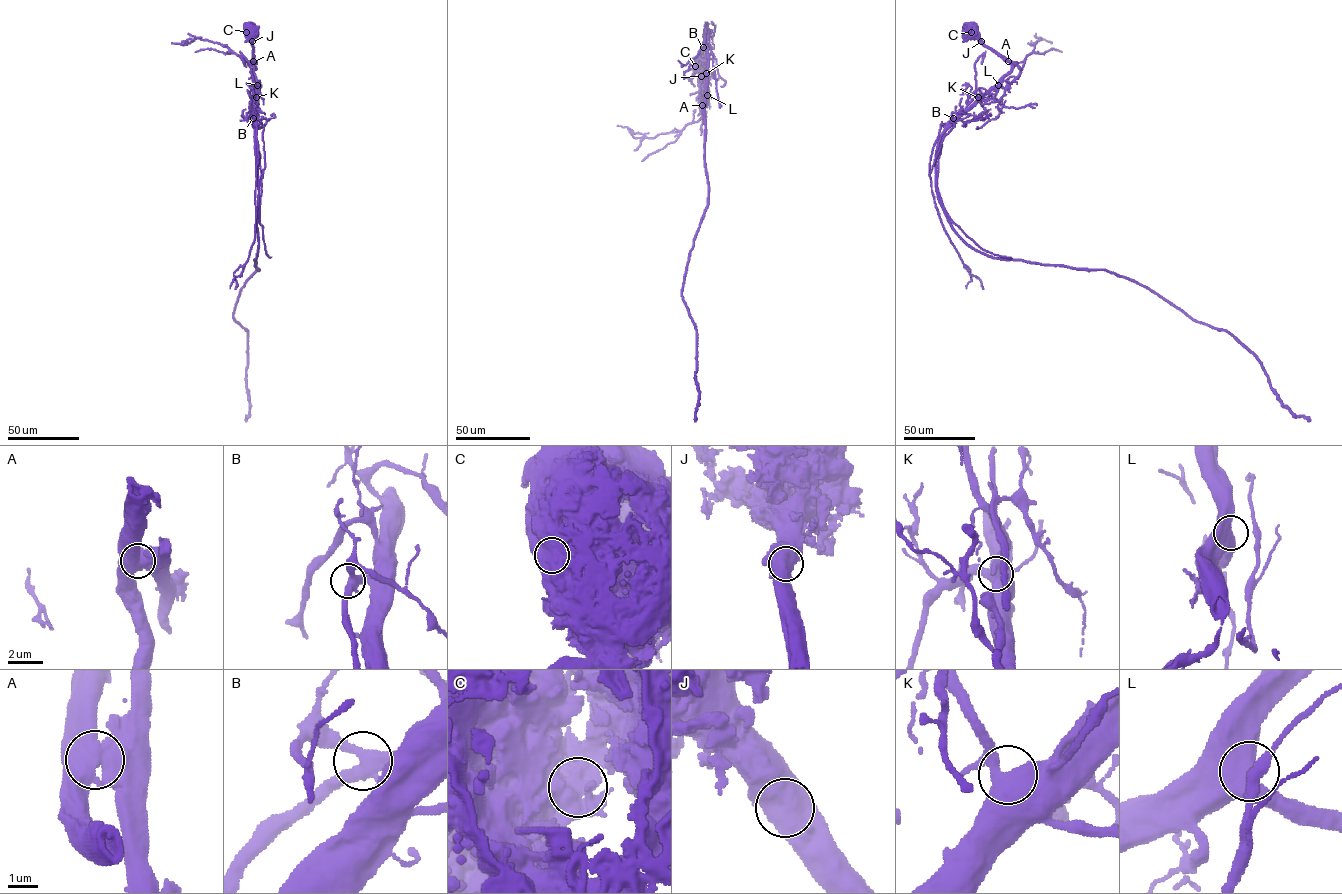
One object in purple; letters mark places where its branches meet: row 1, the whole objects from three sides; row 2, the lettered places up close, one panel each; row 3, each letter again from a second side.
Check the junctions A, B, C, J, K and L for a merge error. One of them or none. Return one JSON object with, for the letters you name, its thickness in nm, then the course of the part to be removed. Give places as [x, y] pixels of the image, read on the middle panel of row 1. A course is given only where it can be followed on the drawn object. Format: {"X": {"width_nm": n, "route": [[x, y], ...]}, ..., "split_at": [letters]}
{"A": {"width_nm": 650, "route": [[702, 105], [705, 118]]}, "split_at": ["A"]}

